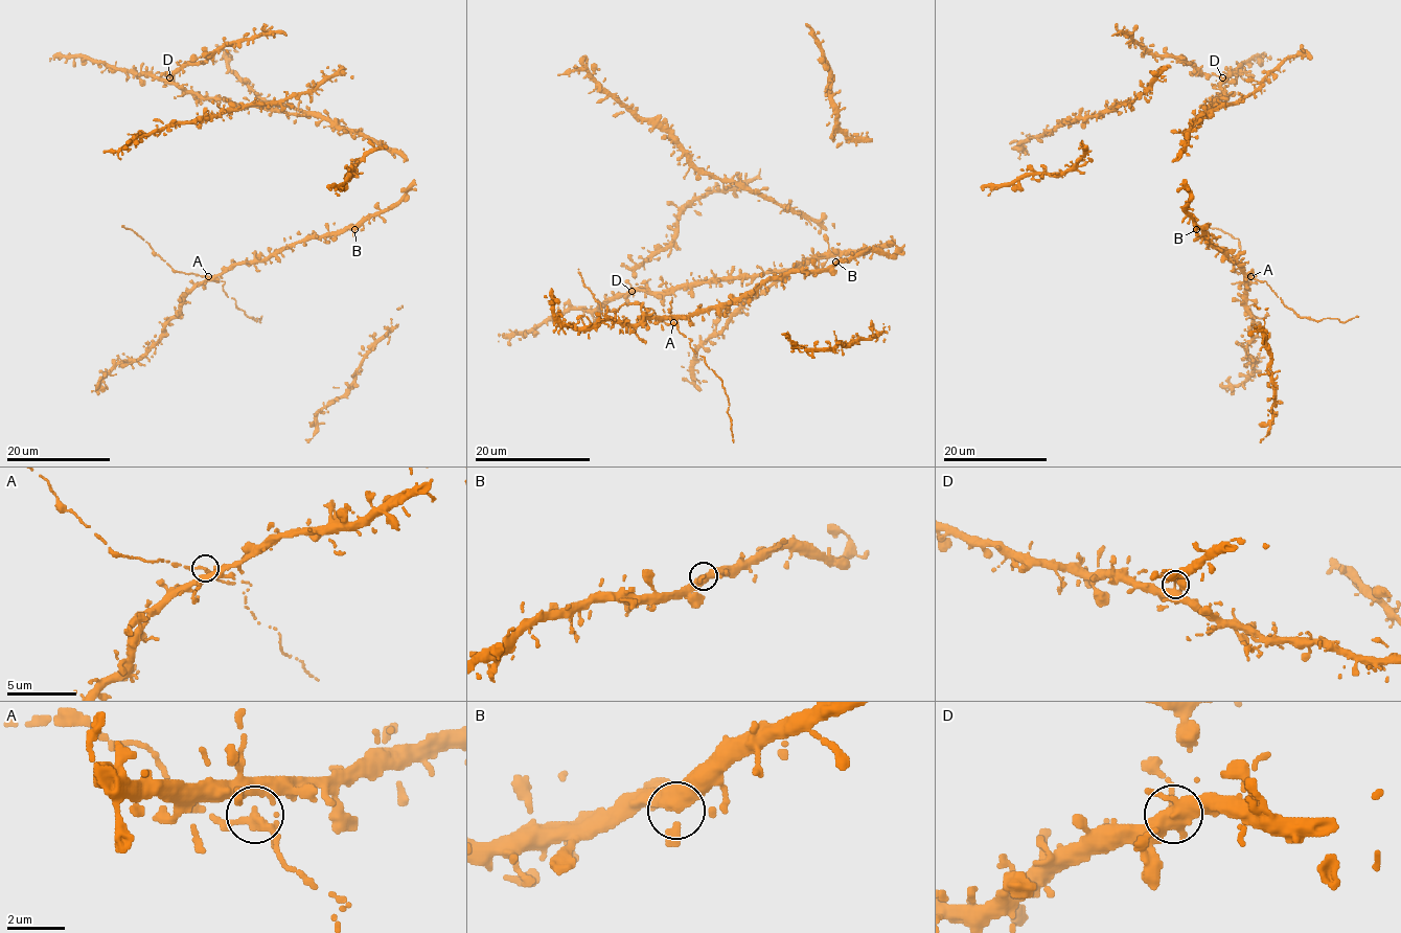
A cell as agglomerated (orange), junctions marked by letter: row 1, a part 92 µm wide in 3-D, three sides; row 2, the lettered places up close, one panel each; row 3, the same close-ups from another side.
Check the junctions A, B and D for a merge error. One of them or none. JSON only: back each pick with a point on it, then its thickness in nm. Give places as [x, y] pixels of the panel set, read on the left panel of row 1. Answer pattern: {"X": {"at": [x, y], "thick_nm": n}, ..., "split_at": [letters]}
{"A": {"at": [208, 276], "thick_nm": 240}, "split_at": ["A"]}

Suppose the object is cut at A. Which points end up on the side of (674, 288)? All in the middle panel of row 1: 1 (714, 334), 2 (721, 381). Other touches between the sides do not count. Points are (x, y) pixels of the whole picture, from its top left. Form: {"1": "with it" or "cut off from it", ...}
{"1": "with it", "2": "cut off from it"}

